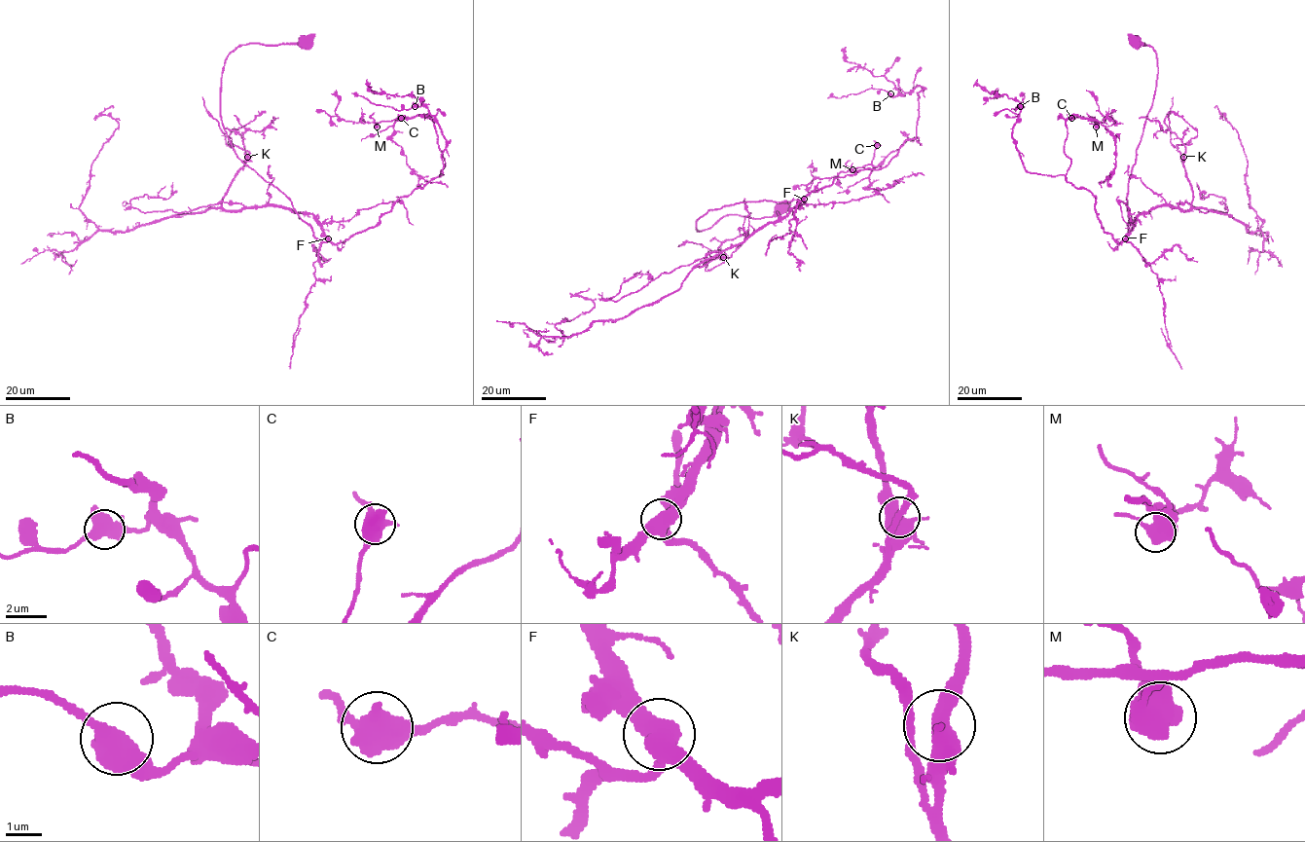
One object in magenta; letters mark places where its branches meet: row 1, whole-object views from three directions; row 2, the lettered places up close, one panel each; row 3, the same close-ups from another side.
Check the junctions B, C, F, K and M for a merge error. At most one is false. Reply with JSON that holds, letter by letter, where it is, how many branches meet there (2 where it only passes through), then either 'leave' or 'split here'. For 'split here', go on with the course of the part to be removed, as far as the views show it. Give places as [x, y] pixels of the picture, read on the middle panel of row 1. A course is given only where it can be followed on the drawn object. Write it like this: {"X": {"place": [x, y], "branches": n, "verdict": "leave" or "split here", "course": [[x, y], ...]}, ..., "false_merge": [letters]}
{"B": {"place": [890, 93], "branches": 3, "verdict": "leave"}, "C": {"place": [877, 145], "branches": 3, "verdict": "leave"}, "F": {"place": [804, 199], "branches": 3, "verdict": "leave"}, "K": {"place": [723, 257], "branches": 3, "verdict": "leave"}, "M": {"place": [852, 169], "branches": 3, "verdict": "leave"}, "false_merge": []}

